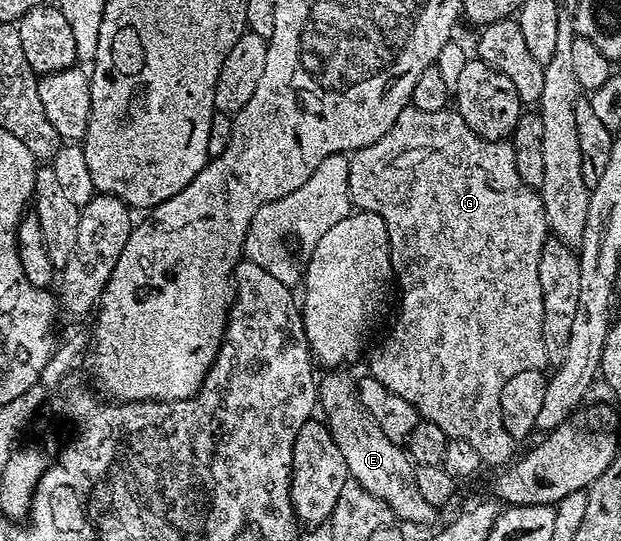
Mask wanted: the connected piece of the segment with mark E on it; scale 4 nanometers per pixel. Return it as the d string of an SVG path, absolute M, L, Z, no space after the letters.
M347 370L324 371L317 380L317 404L321 412L323 408L322 415L325 417L327 429L333 434L333 442L337 442L341 454L345 457L345 466L350 479L357 481L365 490L369 490L373 498L381 498L381 502L389 505L400 521L408 520L411 524L427 524L434 516L437 516L436 508L427 501L425 494L421 494L417 486L415 464L411 457L400 445L394 444L388 438L383 427L373 419L367 407L359 401L356 377L351 377Z

